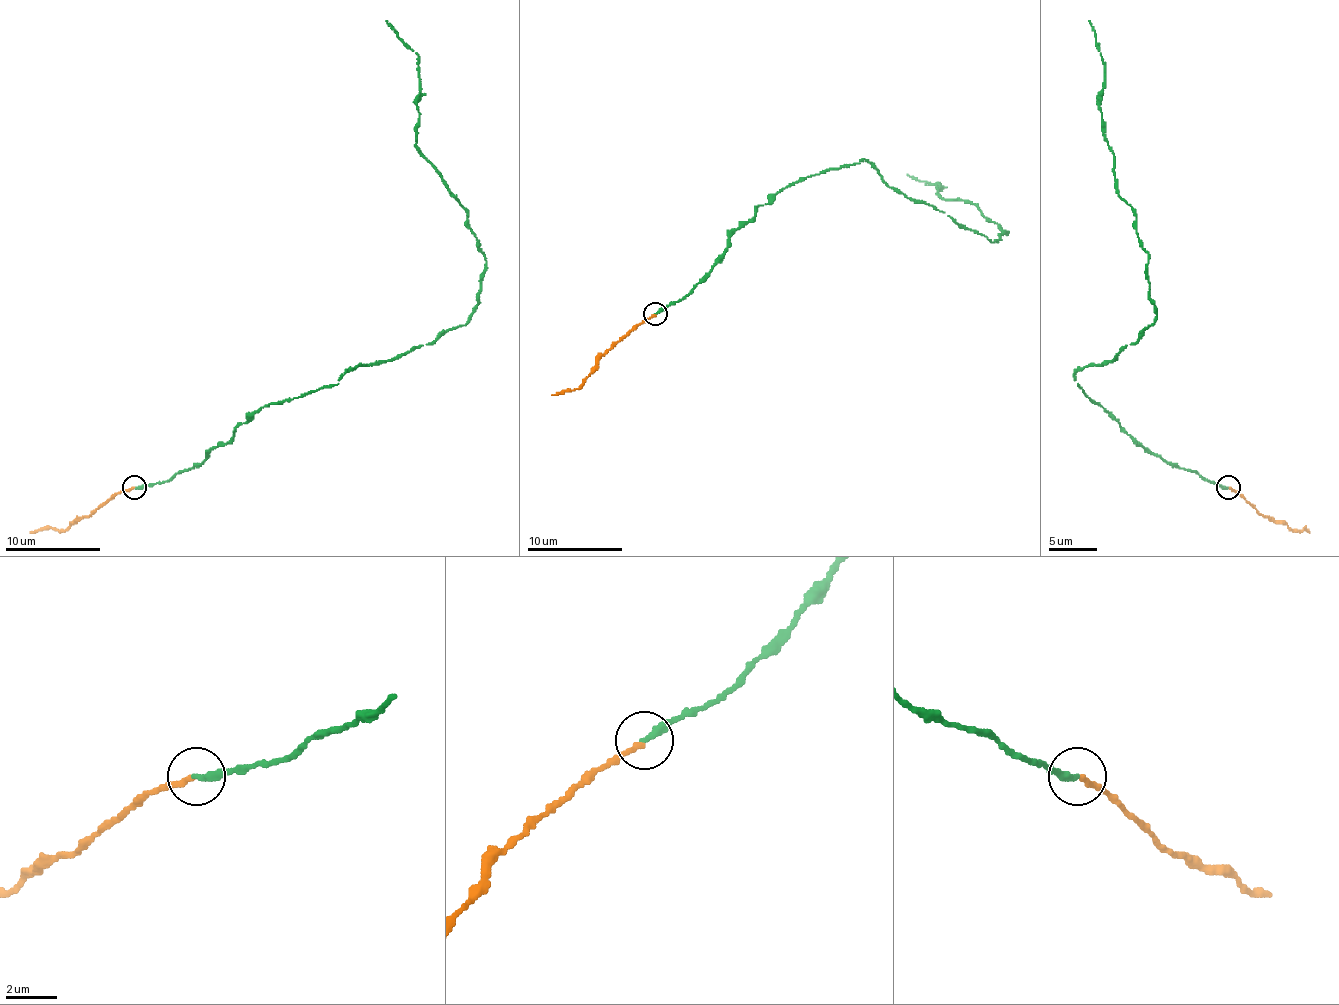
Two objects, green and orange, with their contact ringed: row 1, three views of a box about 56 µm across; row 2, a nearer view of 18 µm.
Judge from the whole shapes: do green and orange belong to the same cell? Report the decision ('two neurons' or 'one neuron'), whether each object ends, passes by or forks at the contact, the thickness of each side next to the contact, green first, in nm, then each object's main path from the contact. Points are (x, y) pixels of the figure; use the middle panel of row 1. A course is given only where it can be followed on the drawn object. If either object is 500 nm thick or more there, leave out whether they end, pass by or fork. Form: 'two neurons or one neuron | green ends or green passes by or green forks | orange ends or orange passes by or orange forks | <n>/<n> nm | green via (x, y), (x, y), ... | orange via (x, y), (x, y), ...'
one neuron | green ends | orange ends | 280/240 nm | green via (655, 313), (688, 294), (779, 191), (860, 160), (967, 229), (1008, 234), (975, 203), (908, 174) | orange via (655, 315), (628, 330), (597, 361), (597, 368), (576, 389), (552, 394)

